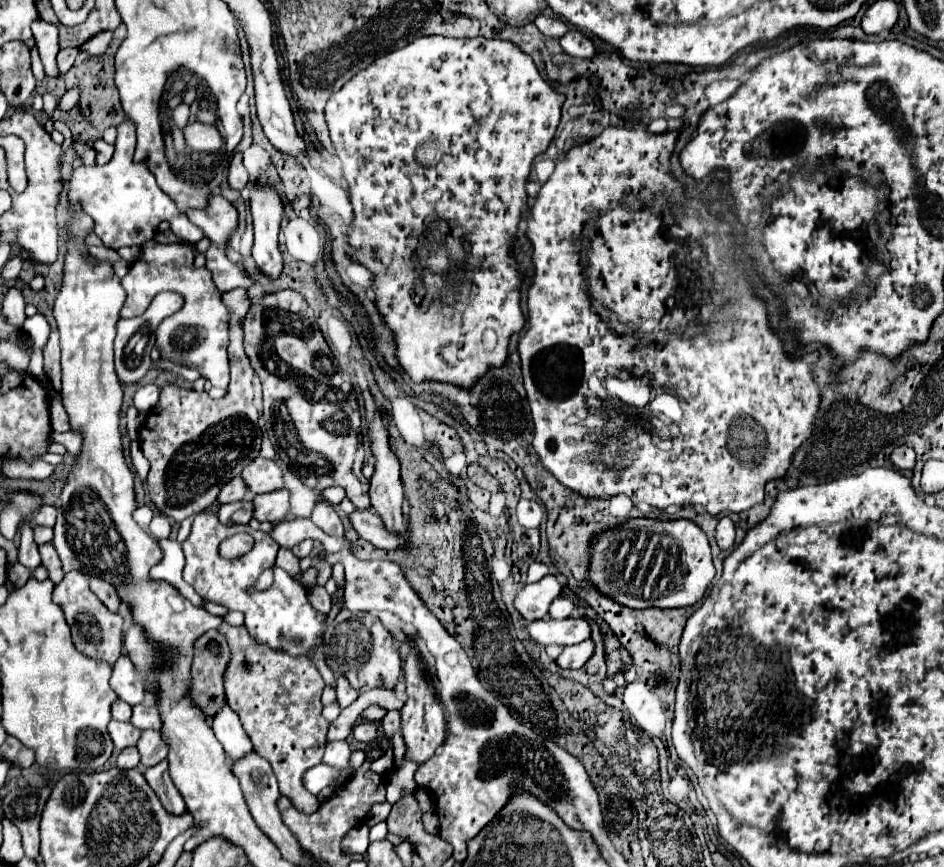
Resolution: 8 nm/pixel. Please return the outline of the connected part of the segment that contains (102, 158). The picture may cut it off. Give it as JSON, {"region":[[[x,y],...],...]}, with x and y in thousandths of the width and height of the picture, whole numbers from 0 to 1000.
{"region":[[[103,161],[103,164],[99,164],[99,171],[101,171],[101,175],[103,175],[103,182],[101,182],[101,187],[103,189],[113,189],[115,185],[118,185],[118,180],[120,180],[120,175],[122,175],[122,171],[118,168],[118,166],[113,166],[111,161]]]}

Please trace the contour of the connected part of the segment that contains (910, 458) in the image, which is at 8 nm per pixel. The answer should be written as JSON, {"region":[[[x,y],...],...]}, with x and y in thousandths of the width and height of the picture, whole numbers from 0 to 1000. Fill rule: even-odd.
{"region":[[[950,514],[944,521],[944,533],[952,542],[963,542],[969,537],[969,519],[965,514]]]}

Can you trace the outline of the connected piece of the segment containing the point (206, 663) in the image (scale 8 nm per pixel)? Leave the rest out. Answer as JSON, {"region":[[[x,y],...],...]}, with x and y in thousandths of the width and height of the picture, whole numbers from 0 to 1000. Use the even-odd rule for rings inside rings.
{"region":[[[221,727],[209,738],[202,770],[204,777],[202,805],[209,814],[215,817],[221,833],[226,828],[226,821],[234,812],[238,812],[236,775],[240,764],[243,764],[243,745],[240,738],[230,727]]]}

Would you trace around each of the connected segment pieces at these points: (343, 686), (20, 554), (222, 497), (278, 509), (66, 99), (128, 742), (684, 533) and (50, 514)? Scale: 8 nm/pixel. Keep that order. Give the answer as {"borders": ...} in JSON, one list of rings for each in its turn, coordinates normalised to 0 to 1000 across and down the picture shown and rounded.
{"borders":[[[[359,782],[357,784],[357,812],[361,817],[368,817],[370,812],[374,812],[378,807],[378,803],[380,803],[380,798],[370,791],[368,782]]],[[[31,602],[22,607],[22,623],[18,630],[18,648],[29,653],[31,657],[37,657],[43,651],[41,634],[39,634],[39,627],[35,623],[35,609]]],[[[251,549],[251,551],[243,554],[240,558],[236,558],[236,563],[230,572],[230,579],[240,581],[240,579],[253,579],[257,574],[260,574],[260,556]]],[[[293,565],[283,570],[272,570],[268,577],[268,597],[274,602],[293,604],[304,597],[306,591],[306,565]]],[[[77,101],[77,104],[73,104],[73,106],[69,106],[69,111],[63,115],[63,129],[67,129],[67,131],[71,131],[79,120],[82,120],[82,115],[84,115],[84,104],[82,101]]],[[[118,830],[113,842],[115,842],[115,849],[118,849],[124,865],[130,865],[135,860],[143,860],[147,849],[149,849],[149,844],[145,840],[141,840],[139,833],[122,833],[122,830]]],[[[666,597],[624,625],[622,667],[649,694],[664,701],[721,701],[740,694],[757,664],[747,614],[732,600]]],[[[43,584],[41,591],[35,595],[35,602],[37,604],[43,604],[43,607],[58,607],[58,597],[60,597],[60,586],[58,584]]]]}

